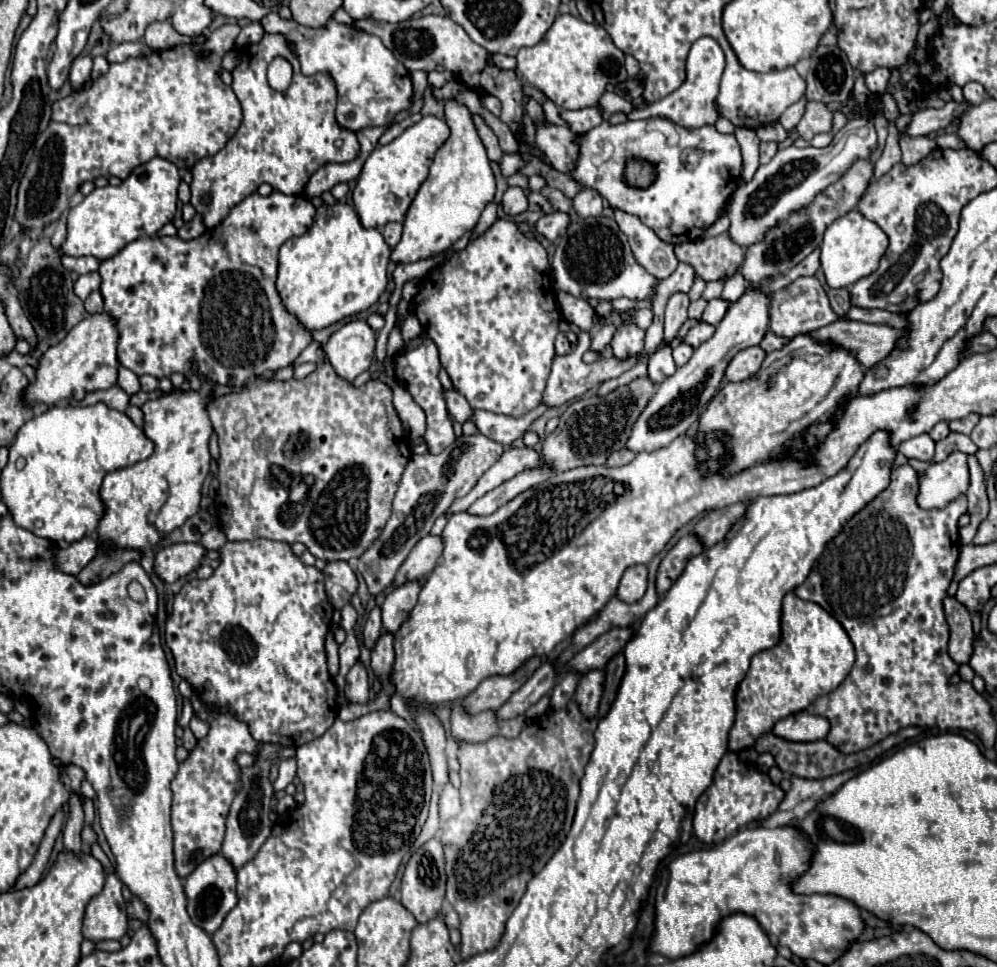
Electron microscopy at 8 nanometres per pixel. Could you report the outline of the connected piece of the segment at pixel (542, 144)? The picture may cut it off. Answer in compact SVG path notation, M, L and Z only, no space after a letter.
M536 122L536 146L546 154L550 164L558 172L568 172L574 166L574 152L576 134L570 132L566 126L550 126L546 122Z

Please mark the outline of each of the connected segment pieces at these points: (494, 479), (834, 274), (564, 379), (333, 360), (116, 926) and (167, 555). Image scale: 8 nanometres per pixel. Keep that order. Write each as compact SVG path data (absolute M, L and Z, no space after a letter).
M528 446L524 448L510 448L504 452L504 456L478 480L478 484L464 496L458 498L446 512L446 516L452 516L456 512L466 512L468 506L472 502L476 502L480 496L484 496L486 492L490 492L492 488L500 486L502 482L510 480L512 476L516 476L518 472L526 470L526 468L536 468L540 466L540 454Z
M850 210L846 216L834 220L826 228L824 242L820 246L820 262L826 276L826 284L830 288L848 288L866 274L872 274L878 268L880 258L884 256L886 246L888 238L884 230L878 224L864 218L858 210Z
M581 330L578 335L576 350L574 350L572 354L556 356L556 358L554 358L554 362L552 362L552 372L550 372L550 378L548 378L548 386L546 386L546 390L544 390L542 404L546 404L548 408L556 408L556 406L568 404L570 400L580 398L586 390L590 390L590 388L594 388L594 386L598 386L598 384L610 380L610 378L620 376L622 372L626 372L626 370L638 360L638 356L626 358L626 360L618 360L616 356L602 356L602 358L596 360L594 364L586 364L583 360L583 355L589 349L590 343L590 334Z
M352 320L334 332L324 346L334 372L344 380L354 380L366 372L374 360L376 334L364 320Z
M116 874L106 876L104 890L94 896L84 914L82 934L90 942L120 940L128 930L126 902L122 898L122 882Z
M180 542L172 546L164 546L156 554L154 570L164 582L176 582L178 578L188 576L196 570L206 556L206 548L202 544Z

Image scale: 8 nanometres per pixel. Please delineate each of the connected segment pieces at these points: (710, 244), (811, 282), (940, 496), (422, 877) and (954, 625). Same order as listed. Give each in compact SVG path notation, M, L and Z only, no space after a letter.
M718 234L718 236L708 238L708 240L678 244L676 246L676 258L680 262L690 264L694 268L694 272L696 272L698 278L702 278L704 282L712 282L712 280L718 280L722 276L730 278L734 274L734 270L740 268L742 260L744 260L744 250L736 242L730 242L730 236L728 234Z
M800 276L770 296L770 328L778 336L794 338L798 334L806 334L810 330L836 322L838 318L840 316L832 310L832 306L828 306L828 296L814 276Z
M952 452L944 462L932 462L918 474L918 506L924 510L946 508L968 490L970 472L966 454Z
M436 838L428 840L422 844L406 862L404 874L402 874L402 884L400 884L400 894L402 894L402 904L414 914L418 922L428 922L434 918L444 902L444 890L446 890L446 874L444 874L444 852L442 846Z
M956 598L944 600L946 620L950 624L950 658L956 664L966 664L972 656L972 616Z

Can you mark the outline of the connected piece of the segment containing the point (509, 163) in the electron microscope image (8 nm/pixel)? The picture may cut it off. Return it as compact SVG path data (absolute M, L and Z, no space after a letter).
M504 154L502 162L500 162L500 172L504 178L508 178L508 176L516 174L522 166L524 166L524 160L520 154Z

